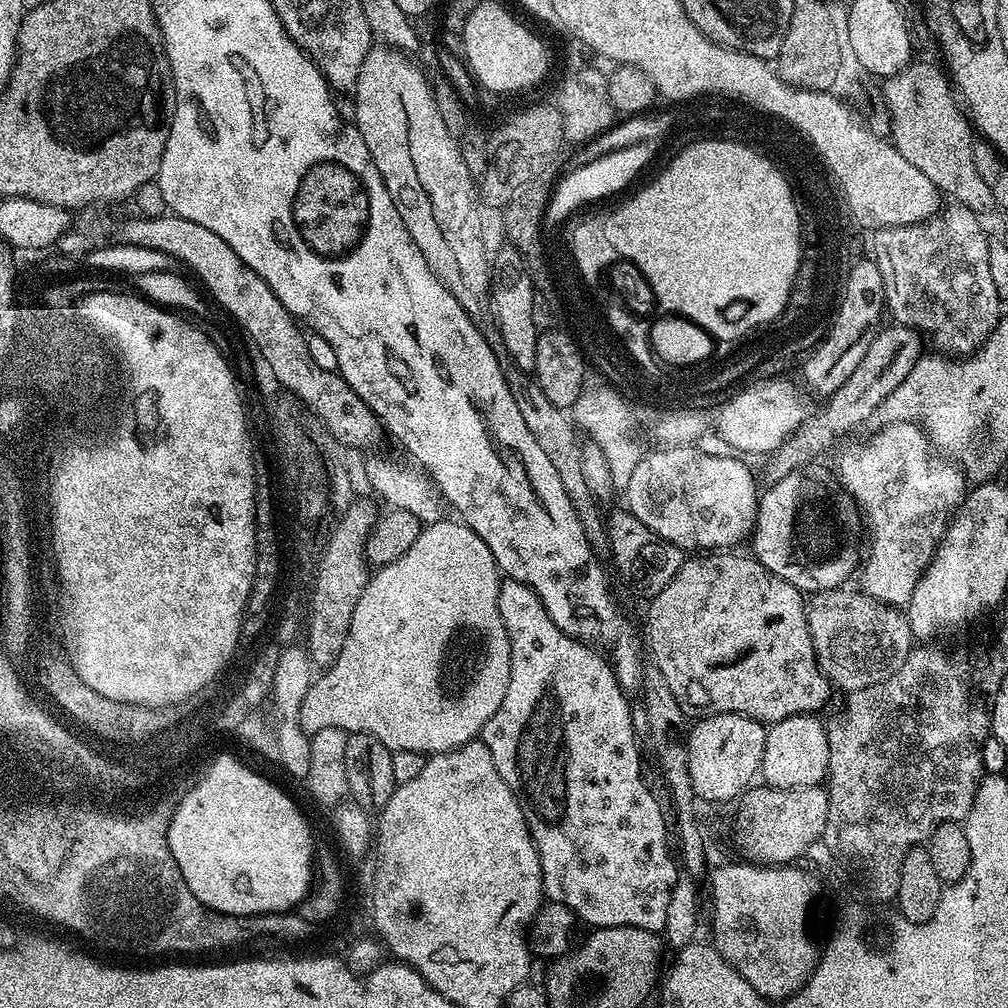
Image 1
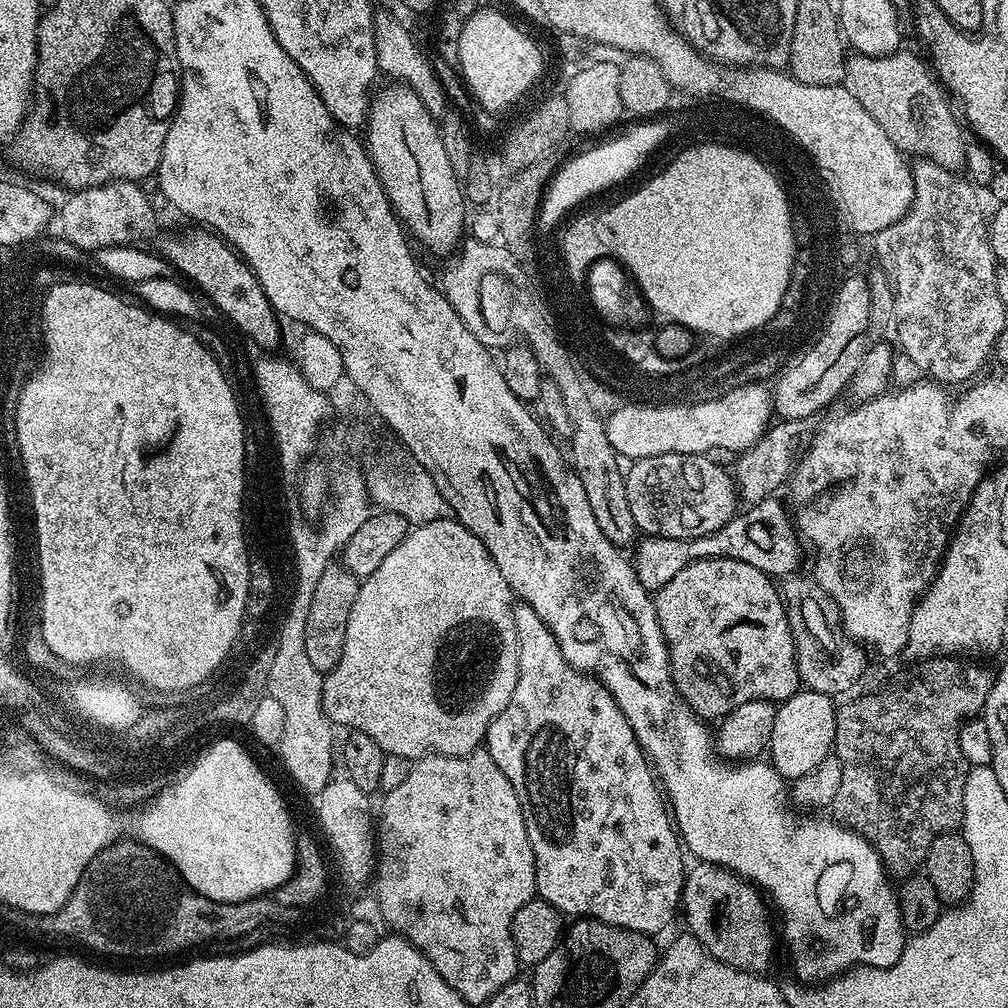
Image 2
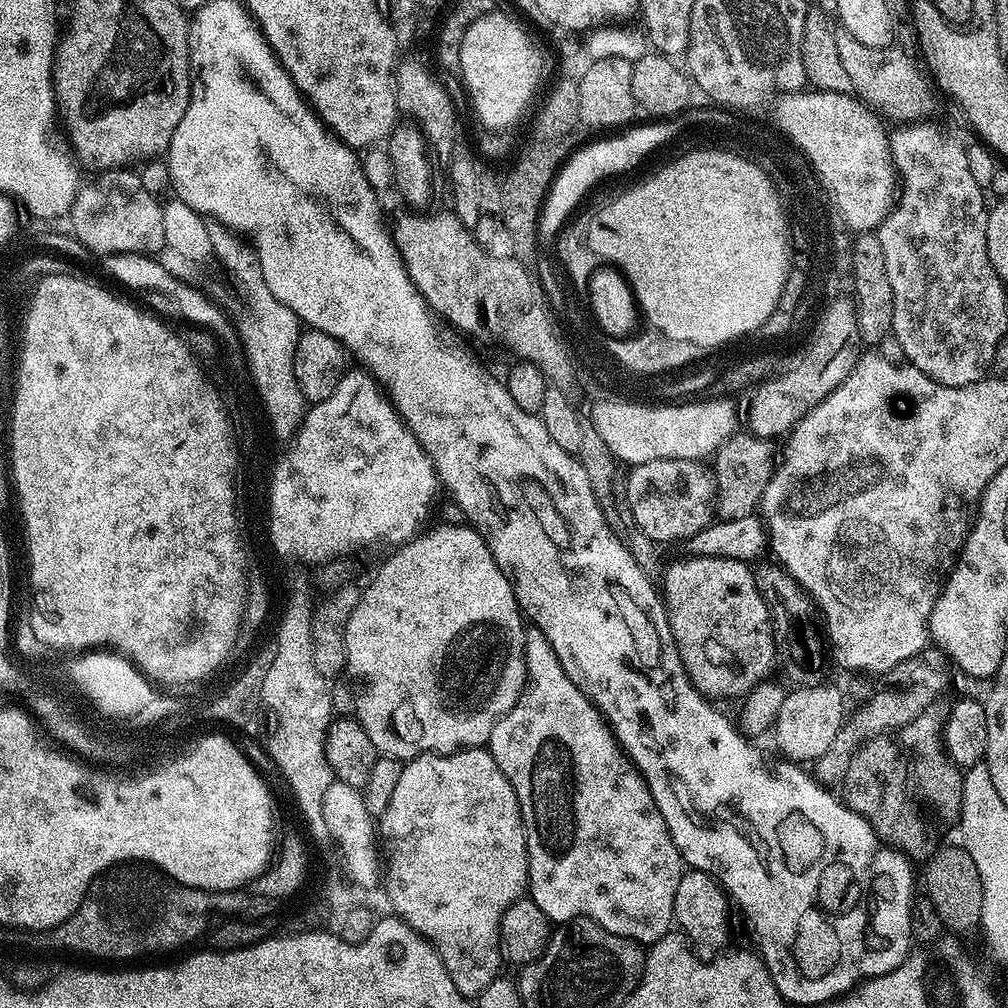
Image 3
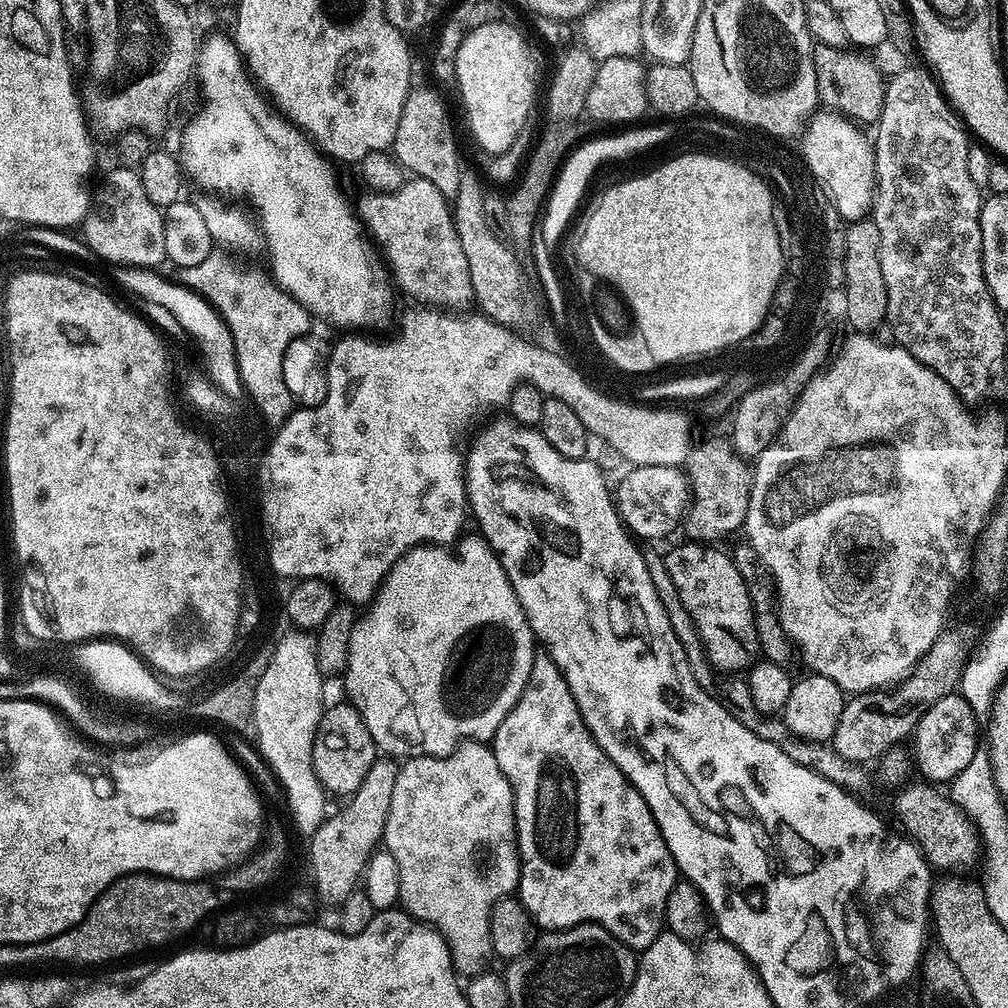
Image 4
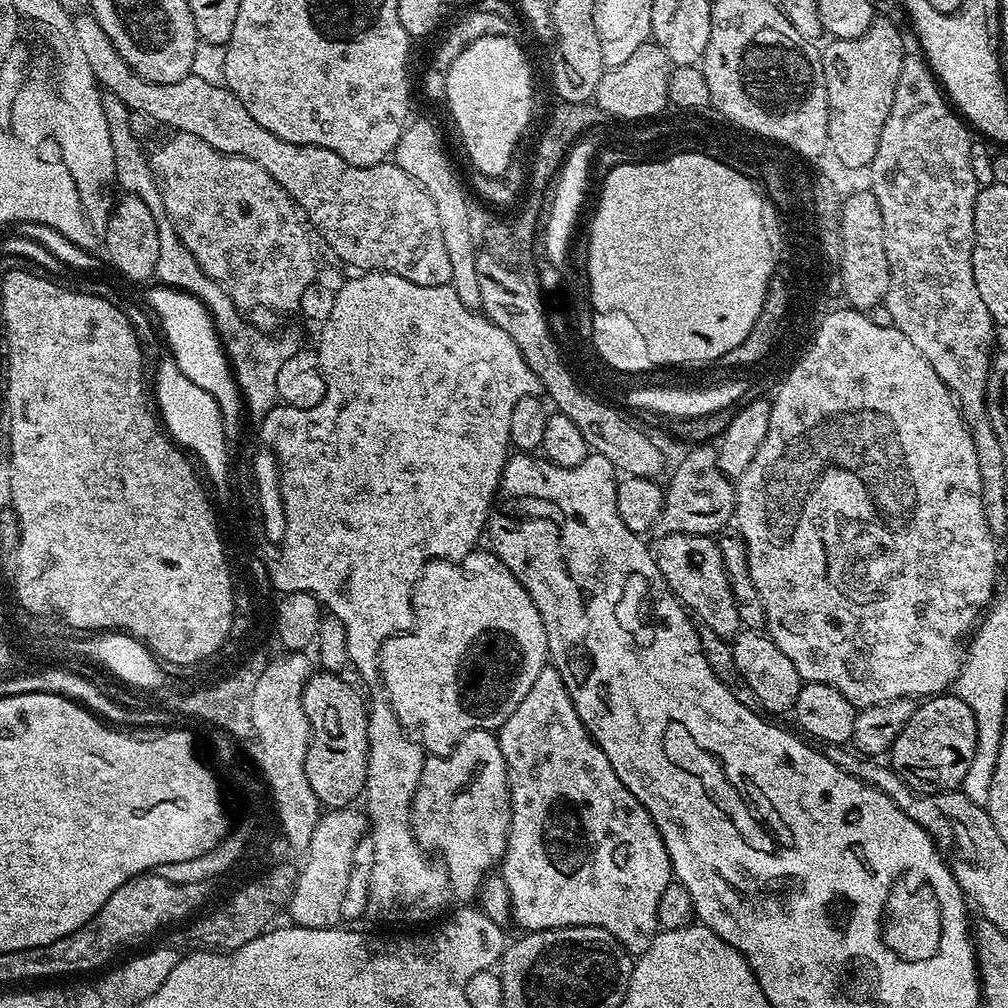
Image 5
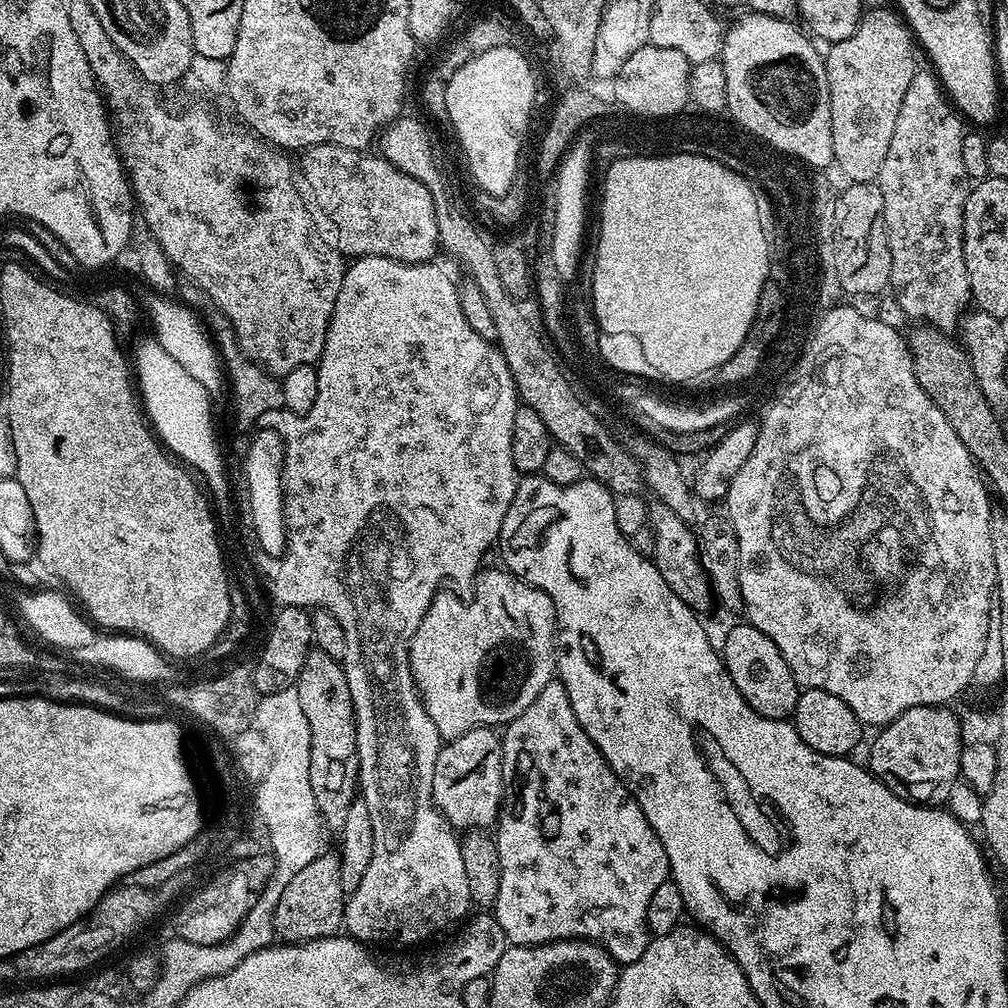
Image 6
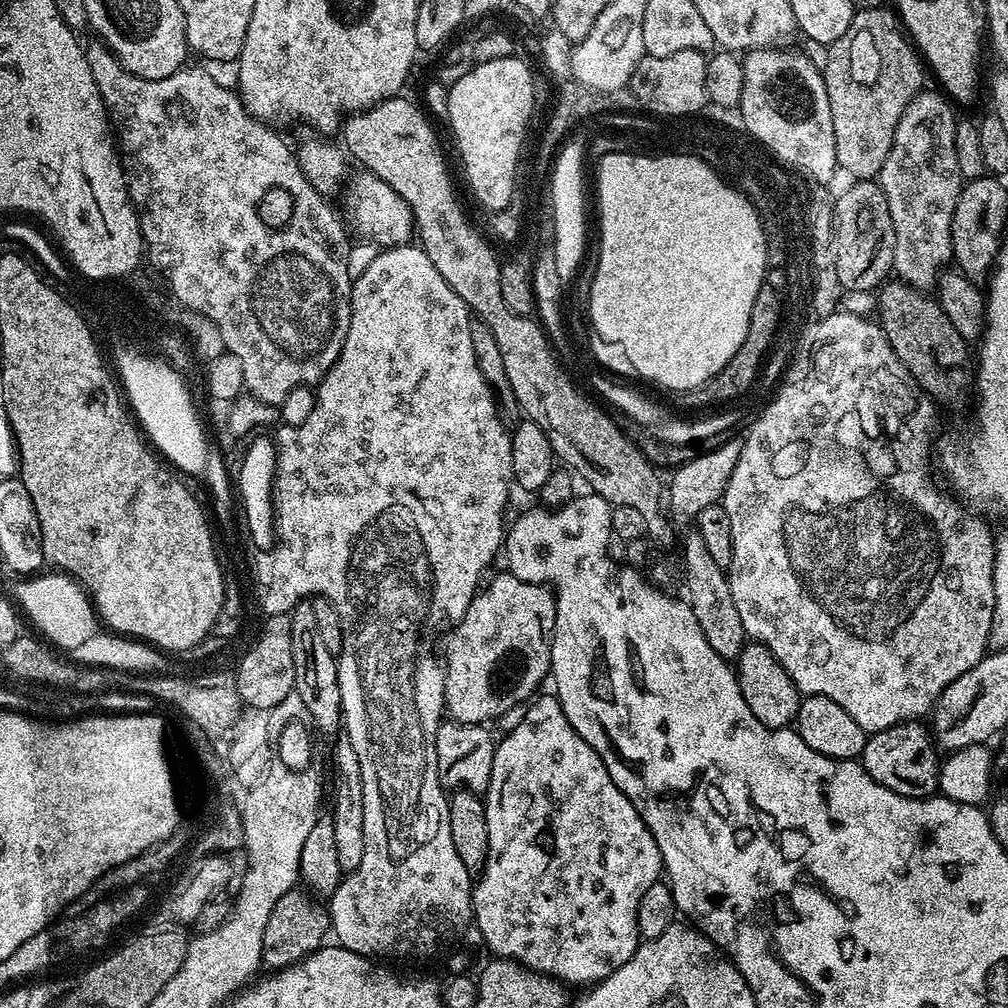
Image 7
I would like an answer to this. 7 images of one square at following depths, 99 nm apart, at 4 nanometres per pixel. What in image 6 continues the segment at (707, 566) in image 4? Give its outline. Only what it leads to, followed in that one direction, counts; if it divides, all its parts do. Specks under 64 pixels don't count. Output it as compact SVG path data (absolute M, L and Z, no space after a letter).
M655 498L647 501L648 523L652 529L653 550L651 559L655 560L666 586L686 602L696 613L704 614L708 607L713 607L712 585L708 581L704 563L700 560L700 541L697 533L682 522L670 507Z

